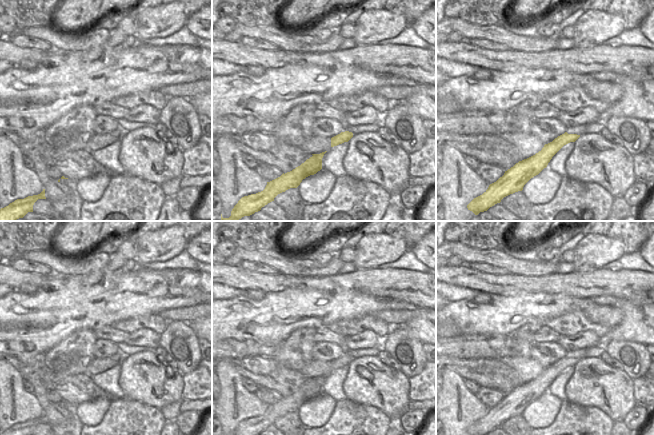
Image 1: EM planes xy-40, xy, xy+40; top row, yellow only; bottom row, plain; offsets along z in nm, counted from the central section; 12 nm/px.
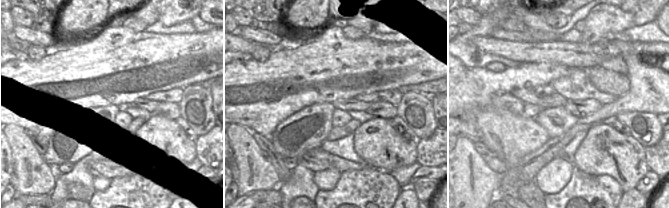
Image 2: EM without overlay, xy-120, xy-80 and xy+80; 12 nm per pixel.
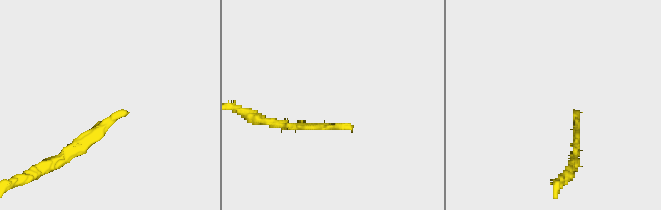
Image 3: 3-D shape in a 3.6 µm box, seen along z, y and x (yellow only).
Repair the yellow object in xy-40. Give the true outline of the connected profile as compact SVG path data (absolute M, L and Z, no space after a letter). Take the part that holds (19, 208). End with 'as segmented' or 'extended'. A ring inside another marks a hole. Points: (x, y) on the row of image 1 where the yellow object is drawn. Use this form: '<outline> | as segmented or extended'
M45 189L38 194L17 199L8 206L0 209L0 221L16 221L23 218L28 212L33 212L33 205L38 199L46 199Z | as segmented

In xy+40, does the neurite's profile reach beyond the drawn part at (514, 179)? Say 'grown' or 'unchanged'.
grown

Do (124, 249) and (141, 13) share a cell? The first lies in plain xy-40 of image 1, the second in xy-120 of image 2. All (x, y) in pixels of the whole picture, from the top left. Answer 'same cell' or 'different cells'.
same cell

